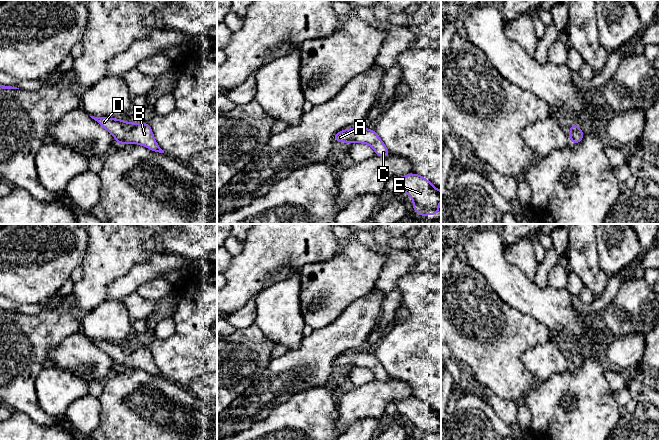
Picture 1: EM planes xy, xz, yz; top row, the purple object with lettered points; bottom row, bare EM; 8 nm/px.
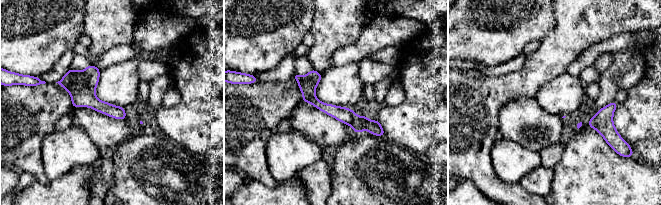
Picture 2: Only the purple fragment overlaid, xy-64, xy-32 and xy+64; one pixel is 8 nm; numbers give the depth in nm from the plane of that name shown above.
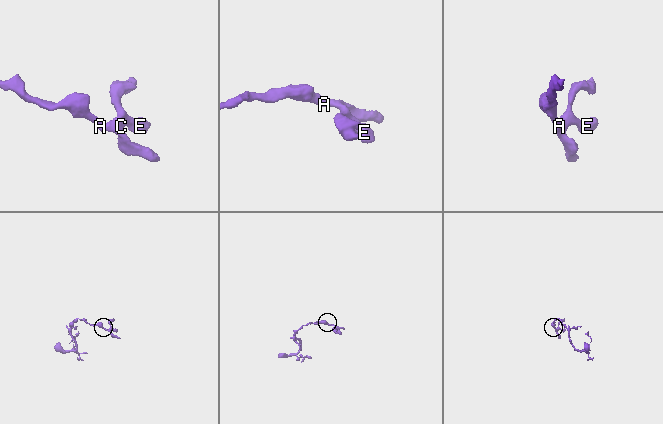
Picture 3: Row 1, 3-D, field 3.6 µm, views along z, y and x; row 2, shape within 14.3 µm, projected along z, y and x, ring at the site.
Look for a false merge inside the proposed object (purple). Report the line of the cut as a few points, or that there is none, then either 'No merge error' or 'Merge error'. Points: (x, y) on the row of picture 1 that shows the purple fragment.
No split. No merge error

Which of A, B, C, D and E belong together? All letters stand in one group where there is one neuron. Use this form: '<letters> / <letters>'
A B C D E

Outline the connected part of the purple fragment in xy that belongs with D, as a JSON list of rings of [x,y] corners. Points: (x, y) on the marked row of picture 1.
[[[90,117],[113,135],[119,144],[139,144],[154,152],[164,153],[155,141],[149,121],[145,124],[139,125],[135,122],[128,124],[126,120],[109,117]]]

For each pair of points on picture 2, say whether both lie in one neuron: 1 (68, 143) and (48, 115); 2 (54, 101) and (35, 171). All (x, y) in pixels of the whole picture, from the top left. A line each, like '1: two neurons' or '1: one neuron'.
1: two neurons
2: one neuron

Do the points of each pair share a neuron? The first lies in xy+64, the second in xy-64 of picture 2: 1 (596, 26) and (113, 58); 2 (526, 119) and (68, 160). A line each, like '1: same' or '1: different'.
1: different
2: different

